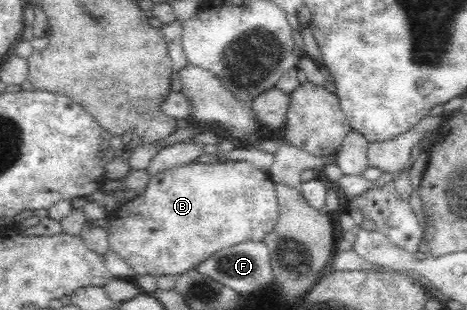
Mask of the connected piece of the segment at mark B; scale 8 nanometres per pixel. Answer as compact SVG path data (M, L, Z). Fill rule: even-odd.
M224 161L215 164L181 164L157 172L148 185L130 201L111 212L105 228L111 248L133 270L134 276L176 276L192 270L223 248L244 241L262 241L276 226L279 210L275 183L269 172L256 169L250 162Z

